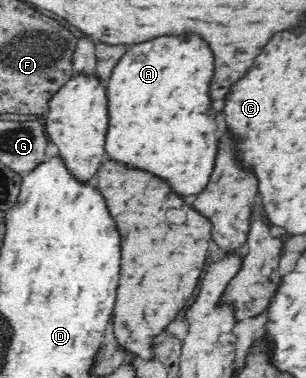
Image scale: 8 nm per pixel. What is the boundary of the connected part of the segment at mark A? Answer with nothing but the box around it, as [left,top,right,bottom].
[105,39,218,197]

